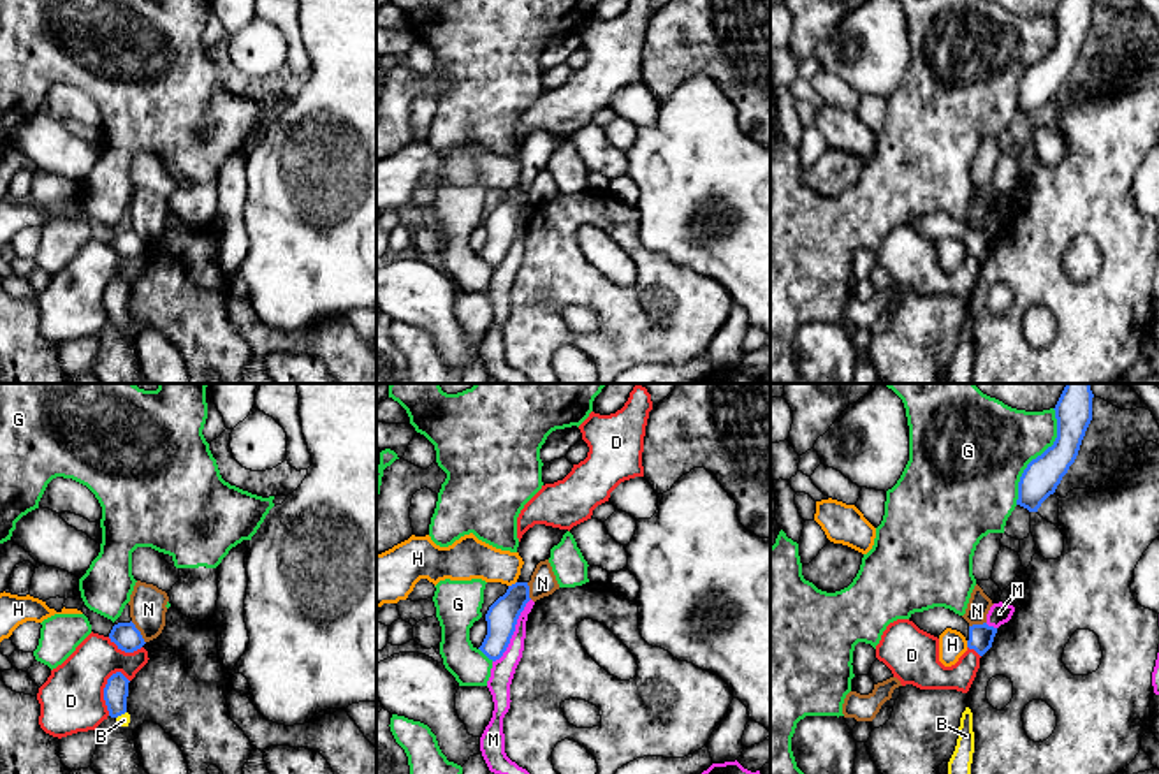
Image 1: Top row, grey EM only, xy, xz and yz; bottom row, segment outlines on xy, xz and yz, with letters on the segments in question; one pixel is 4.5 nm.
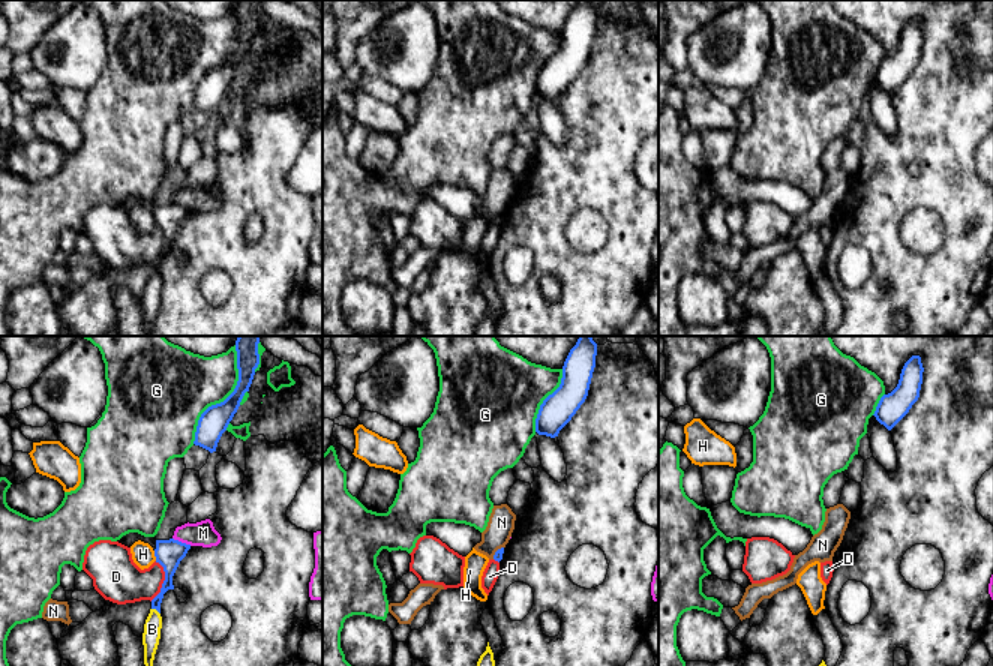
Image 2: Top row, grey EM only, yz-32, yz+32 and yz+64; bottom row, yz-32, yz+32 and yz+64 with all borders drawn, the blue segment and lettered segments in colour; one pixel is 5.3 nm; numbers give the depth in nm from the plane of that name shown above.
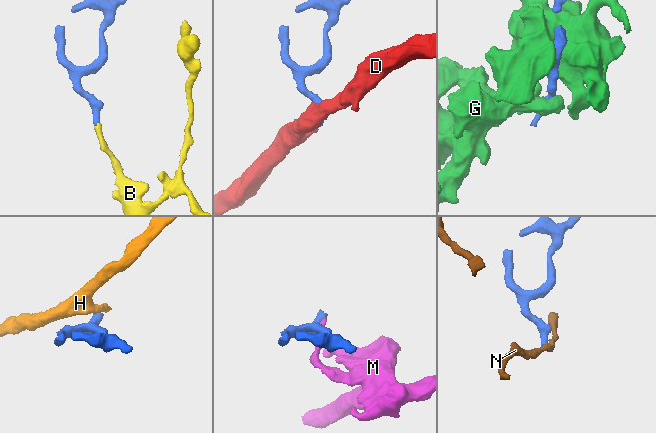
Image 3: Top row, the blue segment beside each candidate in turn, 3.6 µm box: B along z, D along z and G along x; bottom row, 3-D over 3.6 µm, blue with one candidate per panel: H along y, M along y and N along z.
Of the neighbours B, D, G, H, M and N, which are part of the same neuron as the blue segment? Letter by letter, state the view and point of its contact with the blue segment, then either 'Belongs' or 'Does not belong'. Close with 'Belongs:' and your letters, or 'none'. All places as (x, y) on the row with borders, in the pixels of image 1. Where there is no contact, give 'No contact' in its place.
B: Touches blue at xy (120, 715). Belongs
D: Touches blue at xy (104, 692). Does not belong
G: Touches blue at yz (1038, 456). Does not belong
H: Touches blue at xz (512, 584). Does not belong
M: Touches blue at xz (514, 630). Does not belong
N: Touches blue at xy (139, 632). Does not belong
Belongs: B

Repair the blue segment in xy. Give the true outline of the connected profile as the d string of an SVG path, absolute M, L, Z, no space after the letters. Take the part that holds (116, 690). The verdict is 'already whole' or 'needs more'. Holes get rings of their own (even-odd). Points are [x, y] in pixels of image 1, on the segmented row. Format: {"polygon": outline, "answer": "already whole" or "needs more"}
{"polygon": "M116 672L107 679L104 688L109 716L121 727L128 727L130 723L130 714L127 712L128 683L130 681L121 672Z", "answer": "needs more"}

